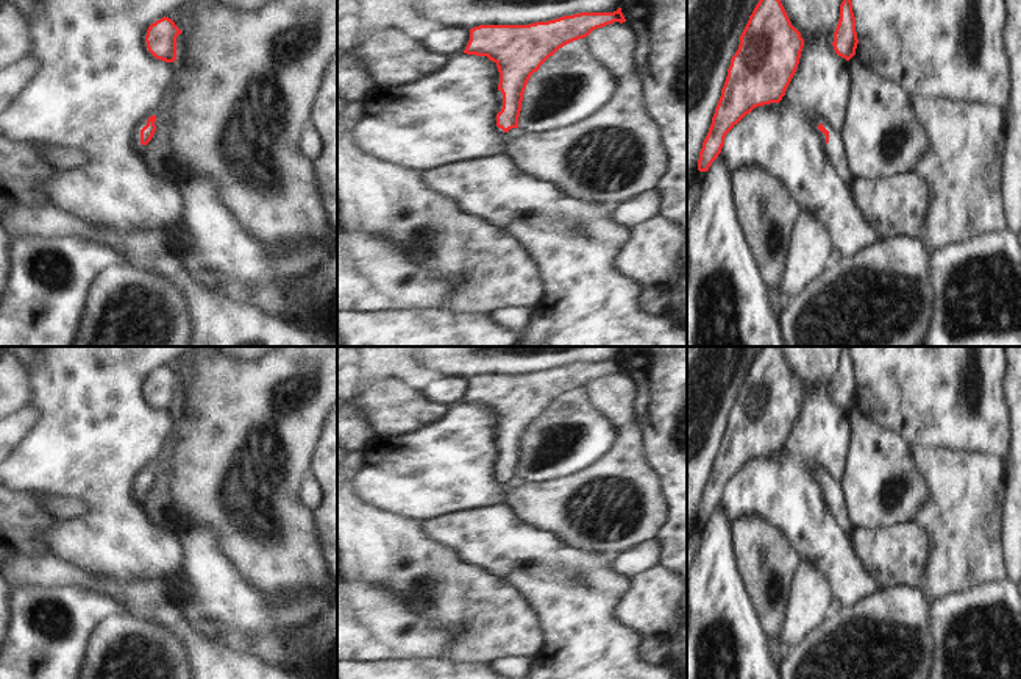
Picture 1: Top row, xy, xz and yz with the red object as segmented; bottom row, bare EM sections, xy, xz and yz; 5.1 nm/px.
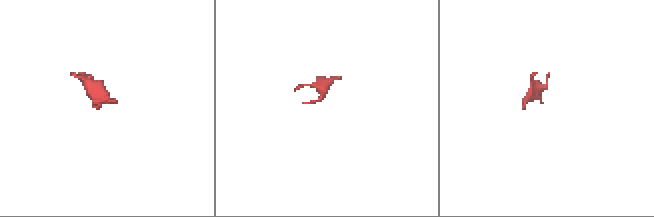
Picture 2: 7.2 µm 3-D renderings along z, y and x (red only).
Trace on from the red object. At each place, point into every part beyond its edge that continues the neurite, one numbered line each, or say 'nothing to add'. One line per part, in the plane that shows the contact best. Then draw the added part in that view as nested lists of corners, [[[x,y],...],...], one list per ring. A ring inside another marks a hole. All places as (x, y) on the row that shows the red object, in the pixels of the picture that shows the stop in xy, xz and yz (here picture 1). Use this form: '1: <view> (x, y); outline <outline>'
1: yz (836, 152); outline [[[815,119],[815,123],[816,125],[821,123],[829,131],[827,137],[824,136],[824,133],[820,131],[820,136],[824,142],[824,151],[826,151],[827,161],[831,162],[837,175],[841,178],[841,181],[851,189],[854,176],[849,170],[849,161],[846,158],[846,148],[843,145],[841,133],[837,131],[826,120]]]

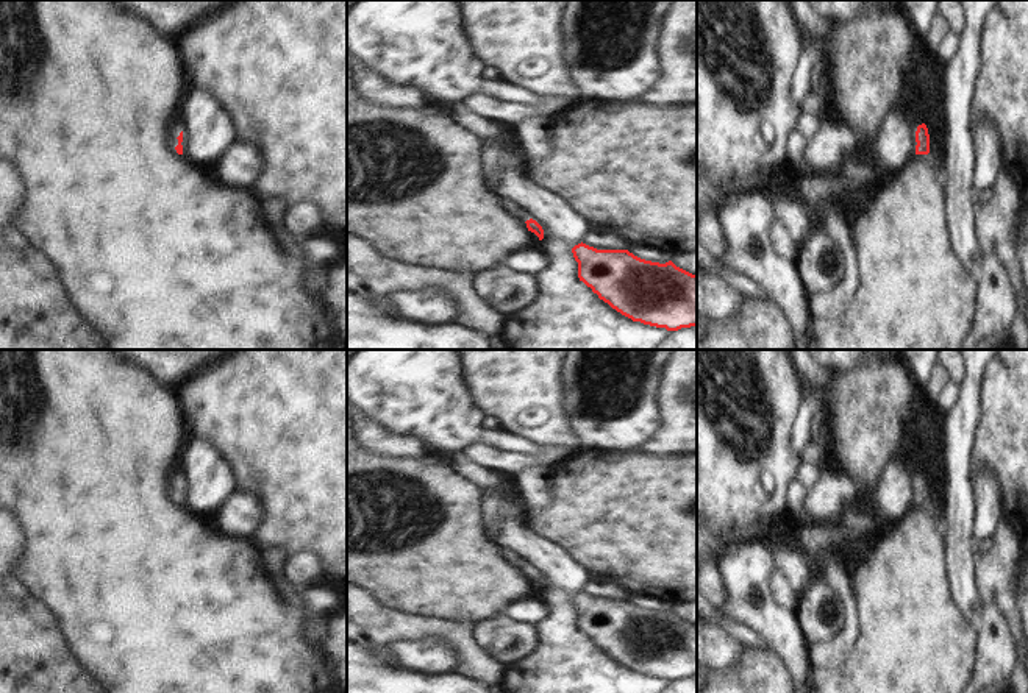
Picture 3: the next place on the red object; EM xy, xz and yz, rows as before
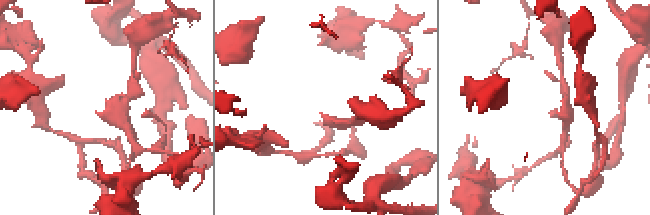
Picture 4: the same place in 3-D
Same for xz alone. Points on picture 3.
1: xz (506, 203); outline [[[498,197],[498,201],[505,209],[508,209],[512,215],[516,215],[519,220],[526,222],[531,219],[528,212],[520,209],[517,204],[514,204],[509,198]]]

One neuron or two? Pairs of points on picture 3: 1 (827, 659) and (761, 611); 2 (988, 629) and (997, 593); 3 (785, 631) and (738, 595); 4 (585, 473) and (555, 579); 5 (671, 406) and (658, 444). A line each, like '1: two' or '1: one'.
1: two
2: two
3: one
4: two
5: one

